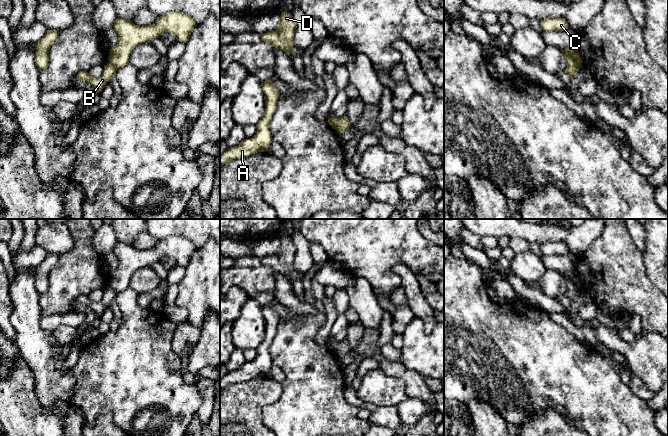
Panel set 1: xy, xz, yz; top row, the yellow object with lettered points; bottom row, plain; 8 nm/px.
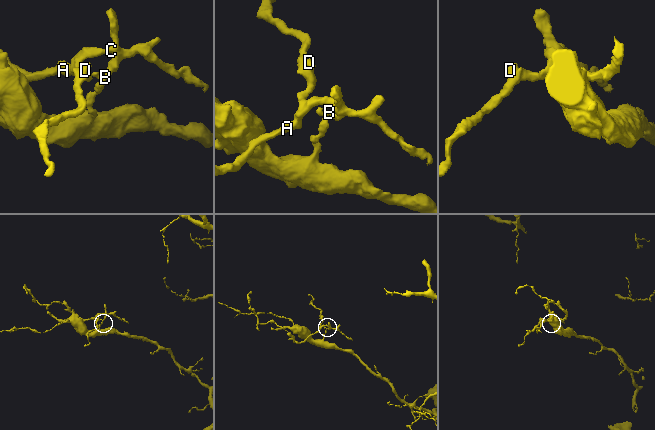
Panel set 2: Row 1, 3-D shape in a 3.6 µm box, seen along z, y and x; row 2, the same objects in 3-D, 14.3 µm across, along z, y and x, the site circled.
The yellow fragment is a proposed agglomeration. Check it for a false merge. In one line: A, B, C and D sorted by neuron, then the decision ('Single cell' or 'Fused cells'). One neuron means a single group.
Groups: A C D / B. Fused cells

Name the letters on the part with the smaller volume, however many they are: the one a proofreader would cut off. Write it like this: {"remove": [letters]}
{"remove": ["A", "C", "D"]}

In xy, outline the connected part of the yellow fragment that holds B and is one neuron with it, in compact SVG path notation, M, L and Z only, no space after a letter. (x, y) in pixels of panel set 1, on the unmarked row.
M110 288L104 289L104 295L100 302L91 300L87 295L80 295L77 298L77 303L83 304L91 308L96 317L100 317L107 306L116 298L117 293Z

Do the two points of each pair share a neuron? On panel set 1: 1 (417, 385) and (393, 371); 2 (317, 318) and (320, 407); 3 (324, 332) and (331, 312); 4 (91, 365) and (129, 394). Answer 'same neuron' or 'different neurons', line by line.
1: same neuron
2: same neuron
3: same neuron
4: same neuron

